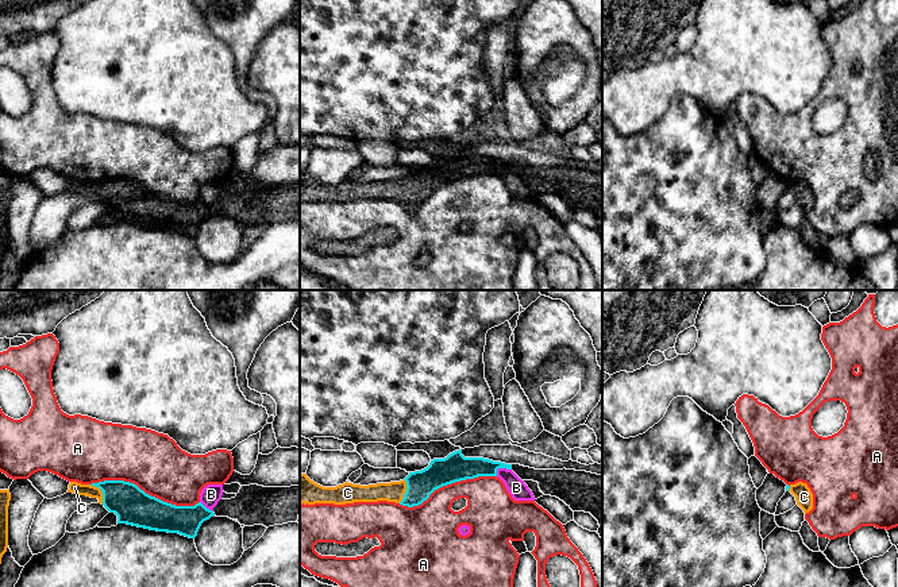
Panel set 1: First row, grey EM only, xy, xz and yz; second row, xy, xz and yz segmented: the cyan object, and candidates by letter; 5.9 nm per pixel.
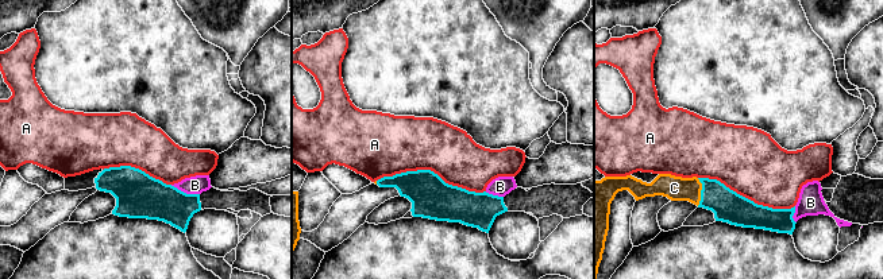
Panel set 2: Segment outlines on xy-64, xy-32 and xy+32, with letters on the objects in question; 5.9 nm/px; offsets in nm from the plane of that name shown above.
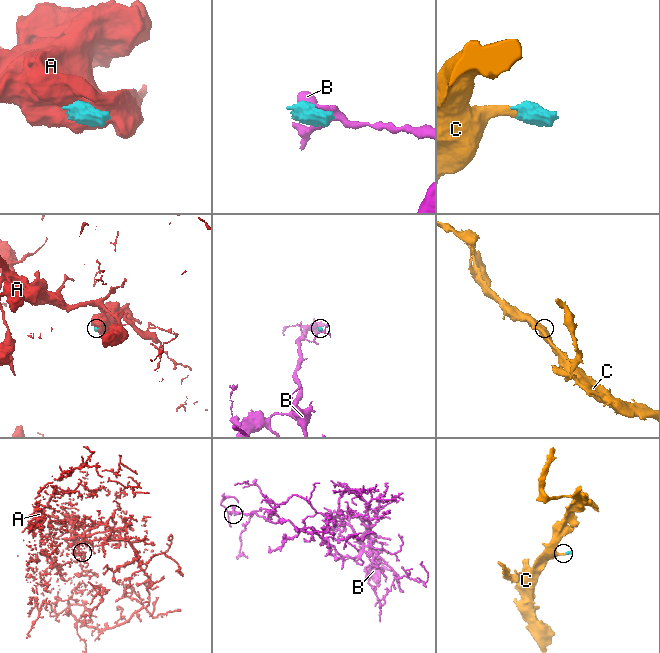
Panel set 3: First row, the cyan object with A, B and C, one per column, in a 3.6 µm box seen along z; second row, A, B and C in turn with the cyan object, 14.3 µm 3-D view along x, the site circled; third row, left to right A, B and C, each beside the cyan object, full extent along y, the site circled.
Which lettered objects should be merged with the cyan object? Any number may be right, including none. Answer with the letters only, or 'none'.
C

